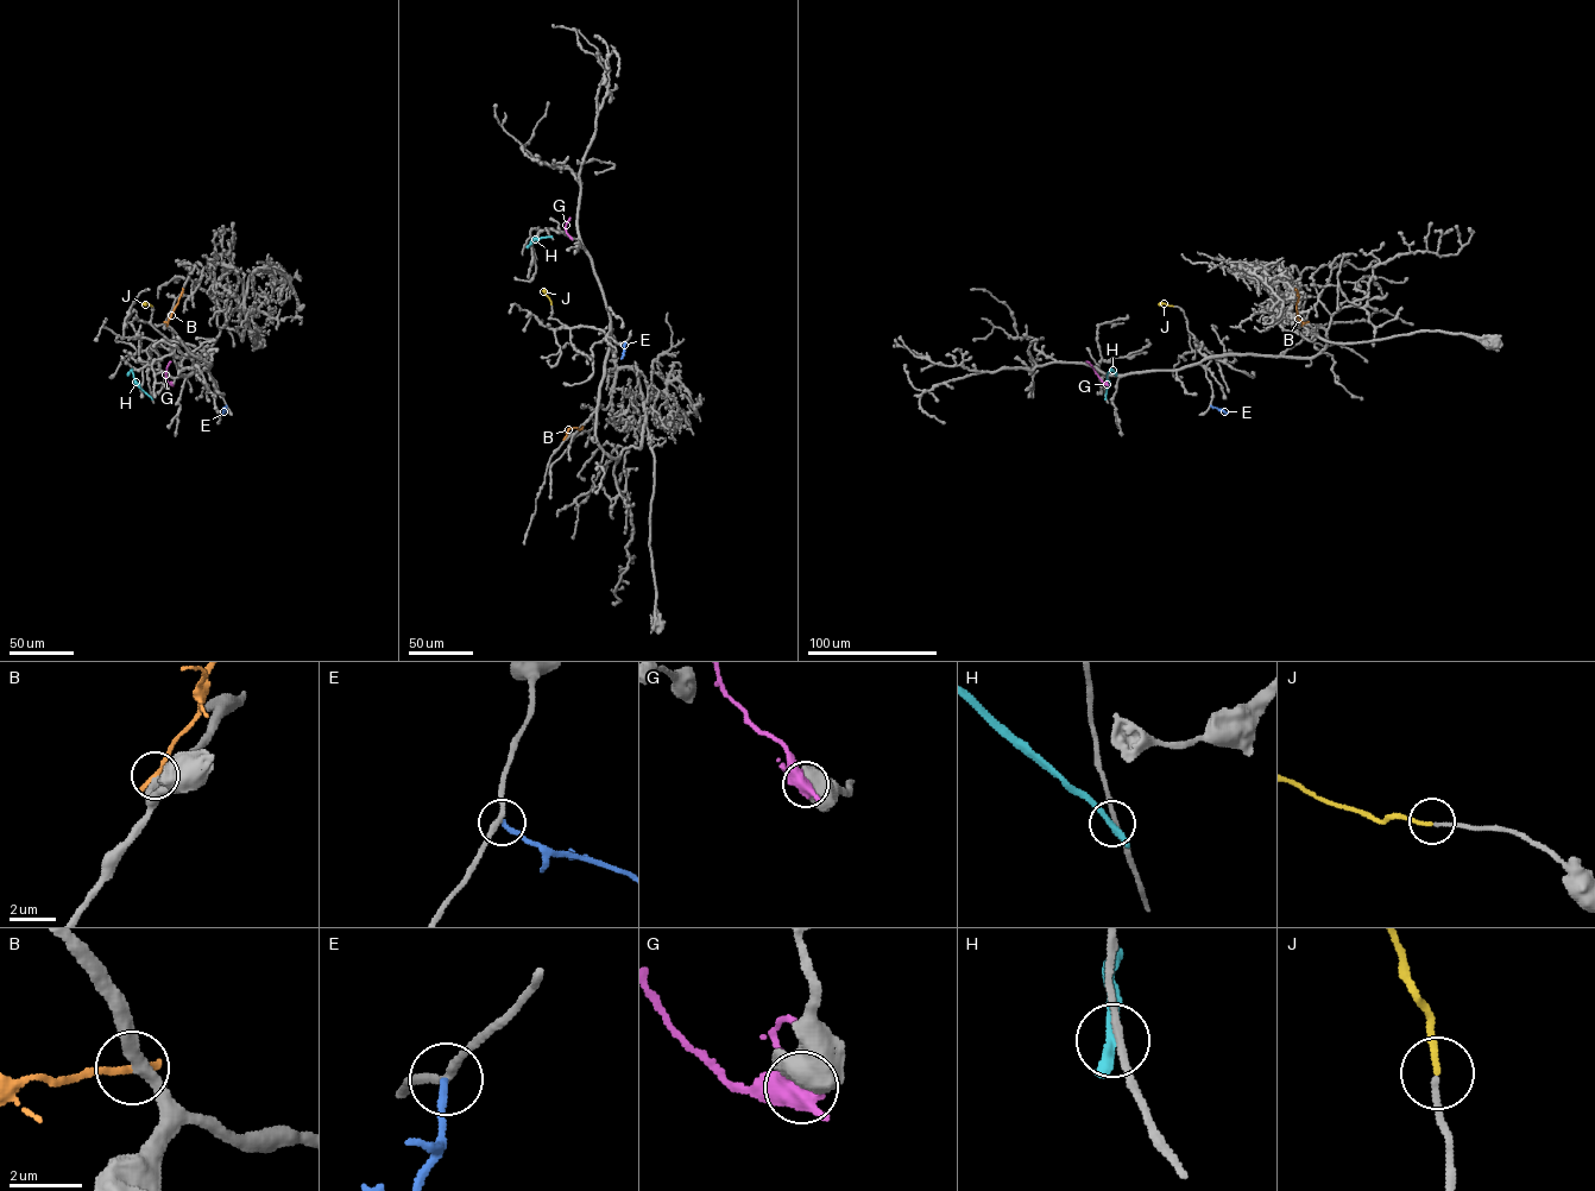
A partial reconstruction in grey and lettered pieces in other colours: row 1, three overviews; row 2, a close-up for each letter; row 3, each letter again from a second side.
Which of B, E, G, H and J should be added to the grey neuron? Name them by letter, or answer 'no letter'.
J

